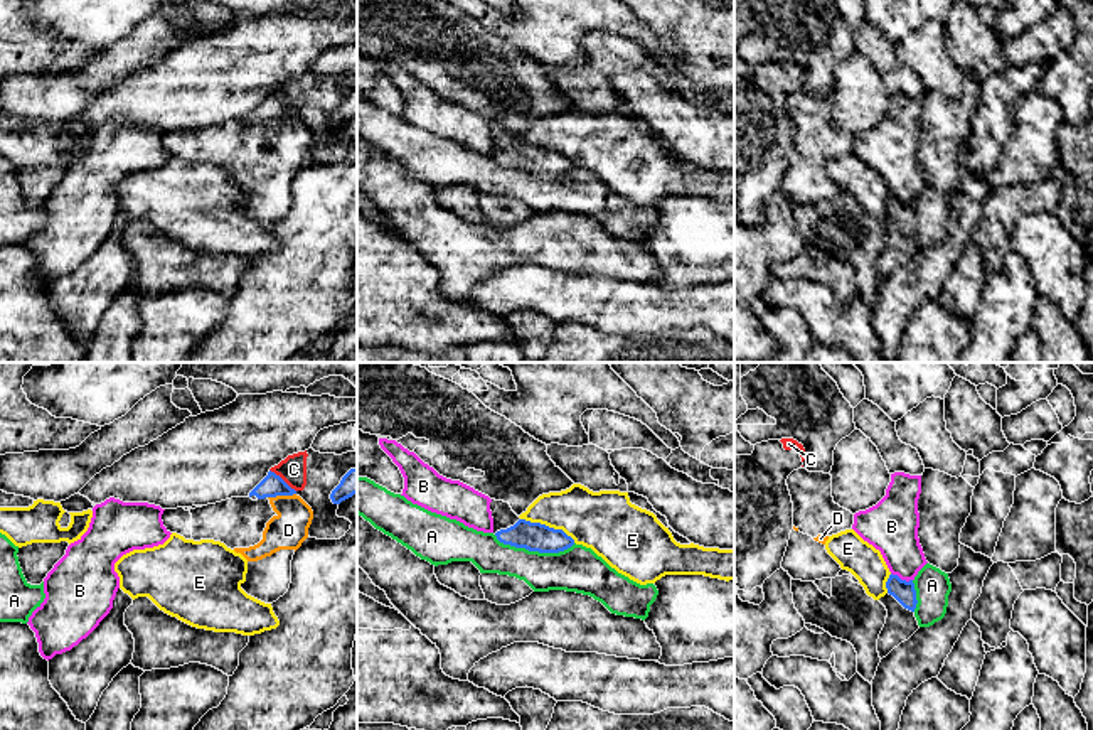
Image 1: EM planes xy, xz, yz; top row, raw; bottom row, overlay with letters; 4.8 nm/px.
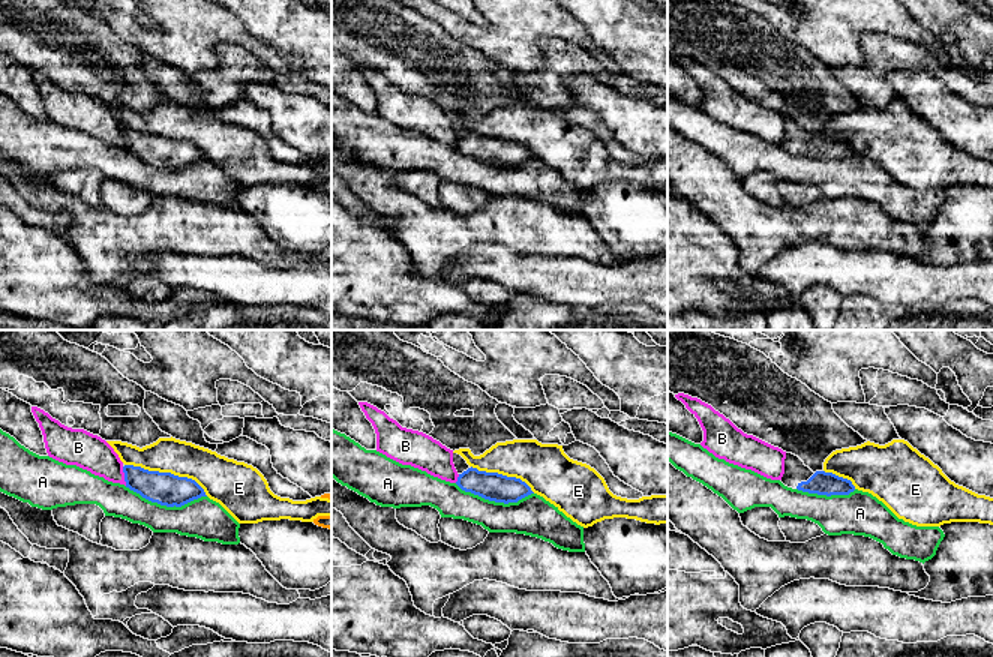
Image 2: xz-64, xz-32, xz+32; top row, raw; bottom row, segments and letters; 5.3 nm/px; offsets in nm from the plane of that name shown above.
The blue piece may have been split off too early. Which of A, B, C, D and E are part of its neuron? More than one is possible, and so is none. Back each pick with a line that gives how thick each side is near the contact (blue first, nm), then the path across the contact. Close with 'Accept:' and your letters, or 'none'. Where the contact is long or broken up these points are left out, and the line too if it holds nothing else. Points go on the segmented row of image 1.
Accept: none

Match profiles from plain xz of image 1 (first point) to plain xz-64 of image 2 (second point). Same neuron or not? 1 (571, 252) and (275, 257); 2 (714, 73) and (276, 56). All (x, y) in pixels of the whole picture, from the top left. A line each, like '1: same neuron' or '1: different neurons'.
1: same neuron
2: different neurons

